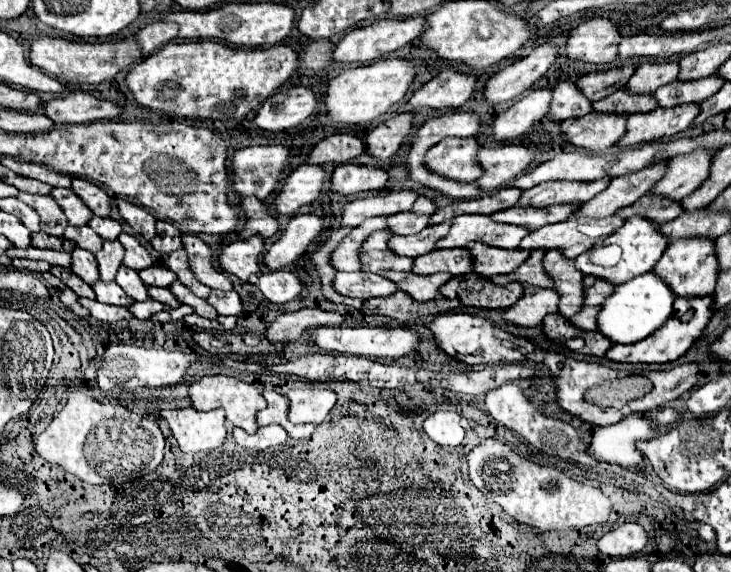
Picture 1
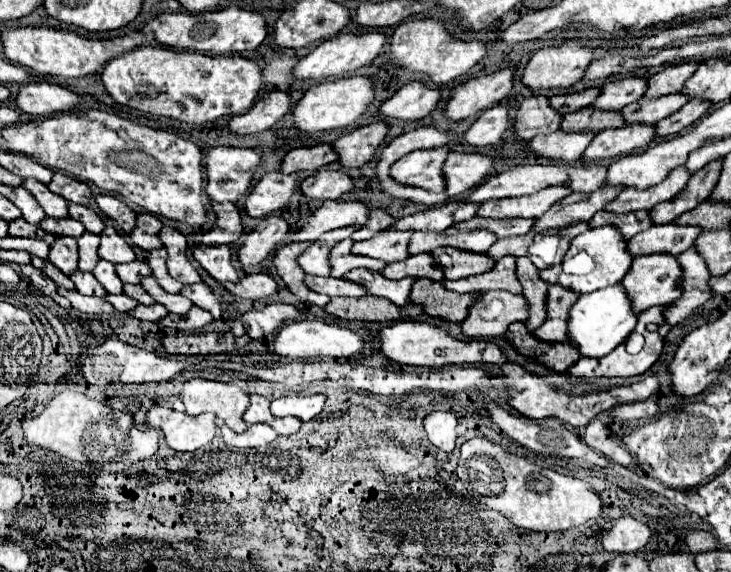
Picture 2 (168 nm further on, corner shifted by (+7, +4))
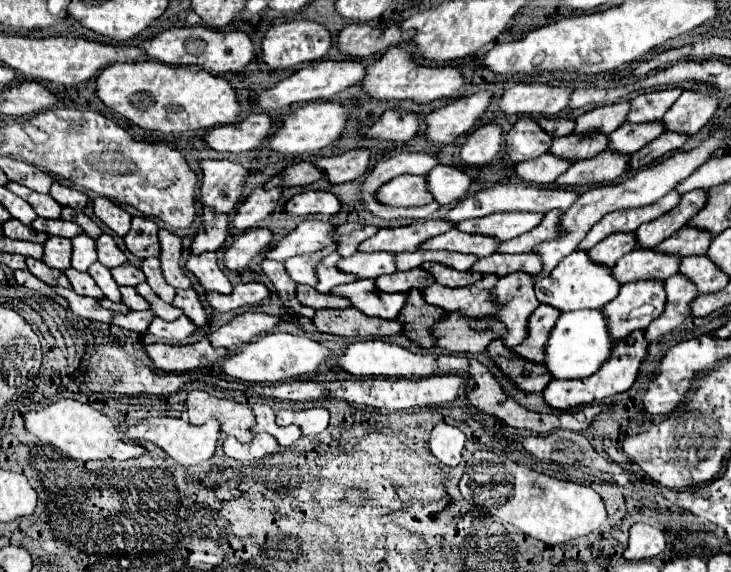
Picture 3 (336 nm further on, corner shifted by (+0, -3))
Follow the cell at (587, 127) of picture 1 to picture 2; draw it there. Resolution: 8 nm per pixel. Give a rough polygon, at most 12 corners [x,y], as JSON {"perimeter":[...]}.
{"perimeter":[[562,133],[534,137],[536,155],[574,163],[594,133]]}

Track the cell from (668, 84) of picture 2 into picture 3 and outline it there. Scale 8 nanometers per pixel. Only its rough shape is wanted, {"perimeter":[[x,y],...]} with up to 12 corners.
{"perimeter":[[679,88],[647,92],[631,100],[625,122],[643,124],[665,116]]}

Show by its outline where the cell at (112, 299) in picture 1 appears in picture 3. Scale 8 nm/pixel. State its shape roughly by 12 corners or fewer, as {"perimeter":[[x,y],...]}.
{"perimeter":[[67,268],[75,292],[83,296],[103,298],[101,288],[87,272]]}

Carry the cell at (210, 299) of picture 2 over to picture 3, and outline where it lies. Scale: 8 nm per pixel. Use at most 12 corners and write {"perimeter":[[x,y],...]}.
{"perimeter":[[193,288],[177,290],[173,306],[199,328],[207,326],[205,308]]}

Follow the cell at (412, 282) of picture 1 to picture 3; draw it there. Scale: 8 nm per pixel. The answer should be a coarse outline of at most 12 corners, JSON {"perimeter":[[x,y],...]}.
{"perimeter":[[373,280],[329,290],[365,316],[395,320],[405,296],[377,292]]}

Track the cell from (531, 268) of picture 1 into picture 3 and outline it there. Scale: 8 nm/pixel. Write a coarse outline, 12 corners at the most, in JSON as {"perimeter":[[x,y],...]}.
{"perimeter":[[497,276],[477,284],[445,288],[431,284],[423,290],[427,304],[447,314],[467,318],[497,312],[491,290]]}

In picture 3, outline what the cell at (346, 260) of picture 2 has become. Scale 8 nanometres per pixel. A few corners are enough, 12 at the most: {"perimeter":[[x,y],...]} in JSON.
{"perimeter":[[337,252],[317,262],[317,292],[357,280],[335,268]]}

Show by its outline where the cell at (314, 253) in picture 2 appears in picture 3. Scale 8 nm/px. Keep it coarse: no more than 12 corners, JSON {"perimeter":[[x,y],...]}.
{"perimeter":[[336,244],[319,252],[285,260],[285,270],[297,284],[317,284],[315,264]]}

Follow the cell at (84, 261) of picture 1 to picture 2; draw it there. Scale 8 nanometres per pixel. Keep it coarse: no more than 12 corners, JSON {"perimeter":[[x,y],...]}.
{"perimeter":[[58,237],[50,245],[50,263],[62,273],[78,269],[74,237]]}

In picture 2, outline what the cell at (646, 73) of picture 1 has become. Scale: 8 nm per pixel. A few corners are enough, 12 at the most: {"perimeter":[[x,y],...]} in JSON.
{"perimeter":[[626,75],[608,81],[592,103],[622,109],[646,93],[648,77]]}

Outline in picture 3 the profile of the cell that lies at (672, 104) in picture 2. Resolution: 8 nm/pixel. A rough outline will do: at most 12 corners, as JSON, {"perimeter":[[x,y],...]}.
{"perimeter":[[663,122],[621,124],[609,152],[631,156],[665,132]]}

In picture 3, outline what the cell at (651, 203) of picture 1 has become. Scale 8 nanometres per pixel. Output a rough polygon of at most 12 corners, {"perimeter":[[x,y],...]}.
{"perimeter":[[633,232],[611,234],[589,250],[595,264],[609,268],[635,250]]}

